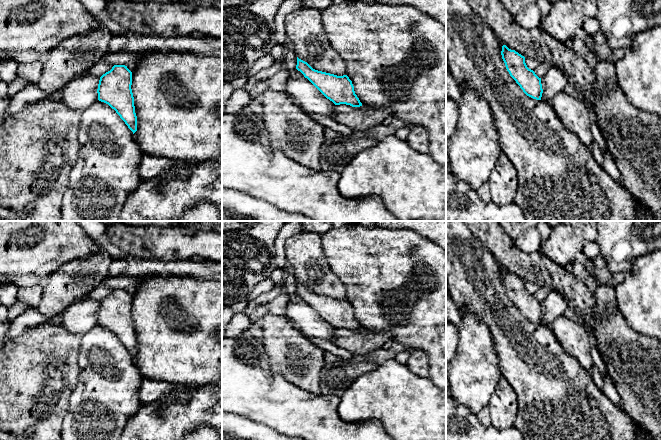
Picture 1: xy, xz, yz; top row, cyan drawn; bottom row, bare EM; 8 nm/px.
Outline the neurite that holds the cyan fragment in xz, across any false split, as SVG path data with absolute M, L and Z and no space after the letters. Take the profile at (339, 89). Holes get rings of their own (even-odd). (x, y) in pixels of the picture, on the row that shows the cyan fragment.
M298 57L296 69L335 105L346 104L352 107L362 106L362 103L355 94L352 81L347 75L337 76L315 70L307 62Z

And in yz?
M506 45L502 46L501 55L507 71L523 92L533 99L541 100L543 93L541 78L527 67L525 57Z

